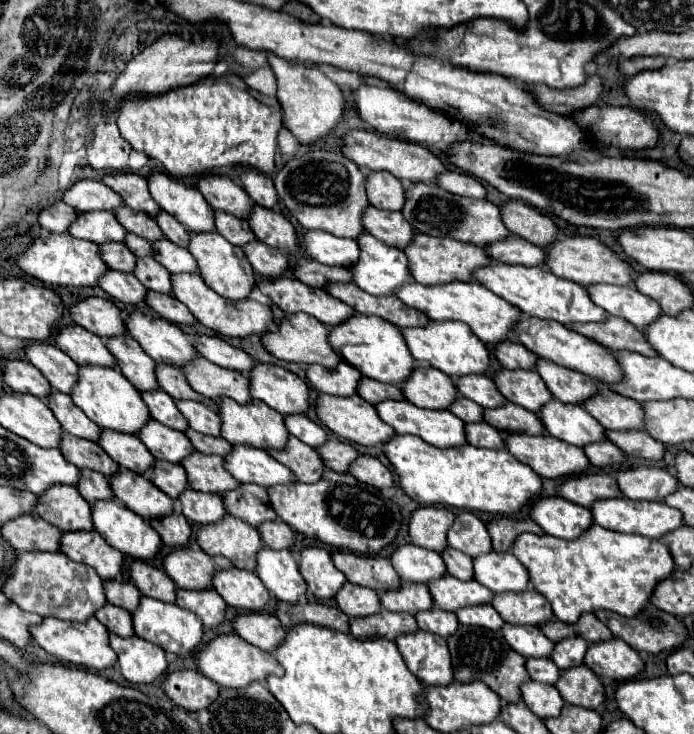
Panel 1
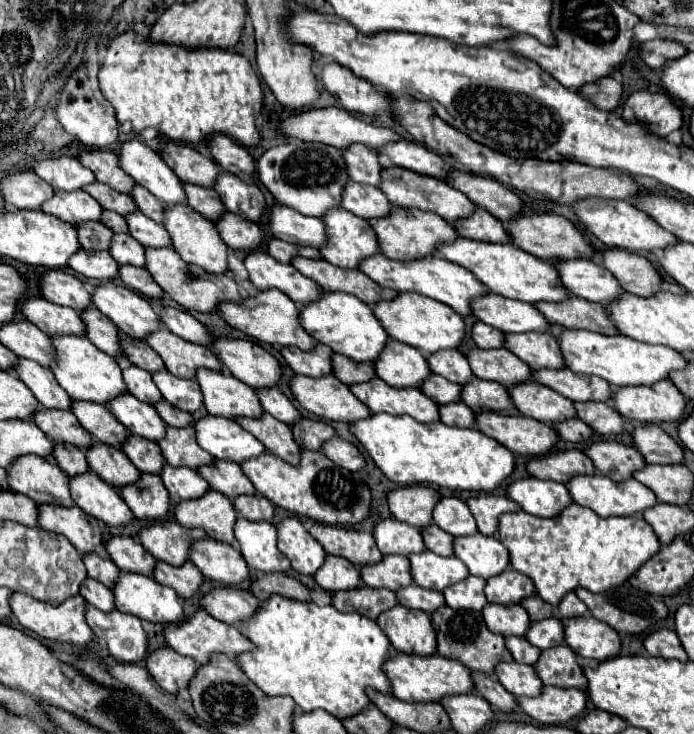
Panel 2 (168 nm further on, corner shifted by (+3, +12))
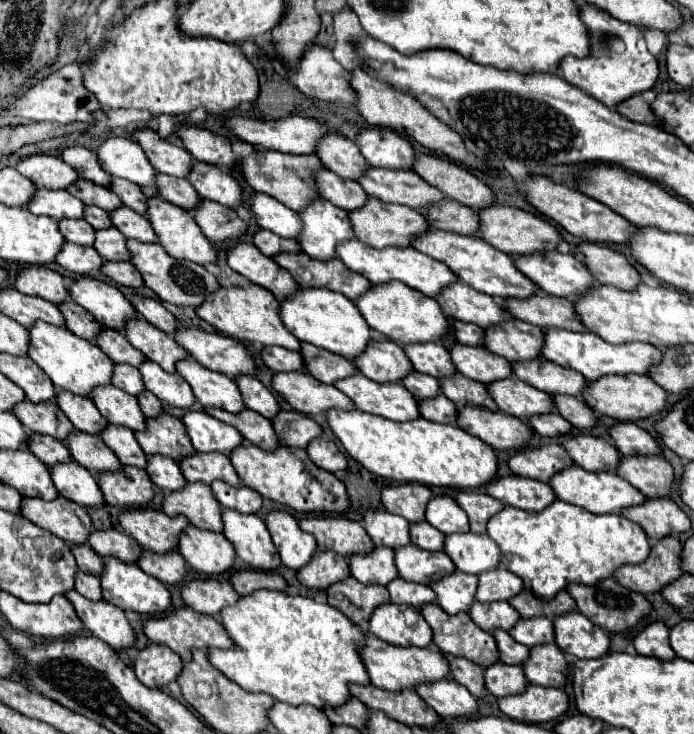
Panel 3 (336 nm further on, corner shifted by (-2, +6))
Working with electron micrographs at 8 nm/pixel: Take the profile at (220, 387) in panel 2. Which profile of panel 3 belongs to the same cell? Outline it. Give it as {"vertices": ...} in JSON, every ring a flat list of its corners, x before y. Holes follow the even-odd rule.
{"vertices":[[193,358,179,360,175,364,177,372,189,382,195,398,203,406,213,406,227,410,231,414,243,410,243,400,239,394,239,388,231,378,227,378,221,372,211,372,205,366,199,366]]}

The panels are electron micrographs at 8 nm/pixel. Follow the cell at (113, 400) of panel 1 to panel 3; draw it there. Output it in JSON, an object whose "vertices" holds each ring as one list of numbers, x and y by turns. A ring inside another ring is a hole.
{"vertices":[[35,322,29,328,27,356,51,378,51,382,57,388,69,390,73,394,89,396,95,386,111,384,111,370,113,370,111,358,107,358,93,342,73,336,67,328,57,328,47,322]]}

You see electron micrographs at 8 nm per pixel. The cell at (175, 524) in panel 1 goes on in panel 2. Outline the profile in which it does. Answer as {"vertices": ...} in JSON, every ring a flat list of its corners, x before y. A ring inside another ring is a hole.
{"vertices":[[142,474,136,484,120,488,120,496,140,520,164,520,168,516,170,496,160,476]]}

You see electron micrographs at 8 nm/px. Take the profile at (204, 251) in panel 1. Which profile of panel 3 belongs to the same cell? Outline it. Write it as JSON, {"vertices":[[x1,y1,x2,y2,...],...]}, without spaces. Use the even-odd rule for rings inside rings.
{"vertices":[[155,196,155,198,147,200,147,220,151,222,151,226,153,226,153,230,155,230,157,238,159,238,159,244,165,248,165,252,169,256,179,258,179,260,191,260,195,264,215,262,215,248,205,238,205,234,201,234,199,226,195,224,193,216,187,210,183,210,183,208]]}

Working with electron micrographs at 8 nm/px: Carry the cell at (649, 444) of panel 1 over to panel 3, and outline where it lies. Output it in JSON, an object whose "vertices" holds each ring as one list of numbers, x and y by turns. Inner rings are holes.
{"vertices":[[565,394,551,396,551,400,553,400,553,406,555,406,557,414,567,418,567,422,571,422,573,426,577,426,577,428,591,428,591,426,595,426,597,418,595,418,593,410,585,406,583,400,575,398,575,396,565,396]]}

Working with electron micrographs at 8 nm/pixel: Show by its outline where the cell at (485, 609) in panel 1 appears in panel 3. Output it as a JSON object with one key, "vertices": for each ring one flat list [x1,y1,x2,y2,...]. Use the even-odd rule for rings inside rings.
{"vertices":[[459,570,429,584,429,588,437,594,437,604,447,614,469,610,471,602,475,600,475,586,477,586,477,576]]}

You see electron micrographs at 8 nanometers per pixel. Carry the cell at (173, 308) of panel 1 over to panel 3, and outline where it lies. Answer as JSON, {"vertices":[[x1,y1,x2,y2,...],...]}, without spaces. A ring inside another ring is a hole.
{"vertices":[[103,262,101,272,123,286,131,286,131,288,143,286,141,274,135,270,135,266,131,266,131,262]]}

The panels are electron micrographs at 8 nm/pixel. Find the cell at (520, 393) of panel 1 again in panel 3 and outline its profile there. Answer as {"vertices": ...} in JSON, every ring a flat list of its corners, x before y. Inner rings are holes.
{"vertices":[[455,344,449,354,457,372,465,374,471,380,479,380,481,384,511,376,511,362,503,360,503,356,491,354,491,350,485,346]]}

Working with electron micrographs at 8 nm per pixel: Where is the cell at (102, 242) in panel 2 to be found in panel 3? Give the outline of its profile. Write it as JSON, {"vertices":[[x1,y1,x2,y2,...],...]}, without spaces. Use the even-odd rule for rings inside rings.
{"vertices":[[65,218,65,220,59,222,59,230,65,236,65,240,69,240,73,244,91,246,93,240,95,240,95,230,85,220,67,220]]}

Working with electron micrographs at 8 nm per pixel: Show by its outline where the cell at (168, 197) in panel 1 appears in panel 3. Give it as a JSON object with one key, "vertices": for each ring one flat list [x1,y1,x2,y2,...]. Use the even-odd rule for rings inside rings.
{"vertices":[[109,136,97,148,97,158,101,168,119,178,127,178,135,184,147,184,155,180,155,168,151,168,141,146,129,138]]}

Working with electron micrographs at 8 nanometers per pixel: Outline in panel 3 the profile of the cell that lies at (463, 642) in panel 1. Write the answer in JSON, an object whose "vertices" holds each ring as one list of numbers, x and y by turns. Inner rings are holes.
{"vertices":[[427,604,427,606,421,606,421,614,423,618,427,620,427,624,431,626,433,630,433,642,437,644,437,648,443,652,443,654,453,654,453,656,463,656,483,668,499,662,499,650,495,646,495,638,481,630,475,622,471,622,469,614,467,612,459,612,459,614,447,614,443,608,439,608,437,604]]}

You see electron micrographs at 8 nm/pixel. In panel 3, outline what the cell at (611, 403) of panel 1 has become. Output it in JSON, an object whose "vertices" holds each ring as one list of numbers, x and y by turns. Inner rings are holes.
{"vertices":[[545,358,513,362,511,368,519,380,523,380,547,394,579,396,583,386,587,384,583,374,575,374,575,370,563,368,555,362,547,362]]}

